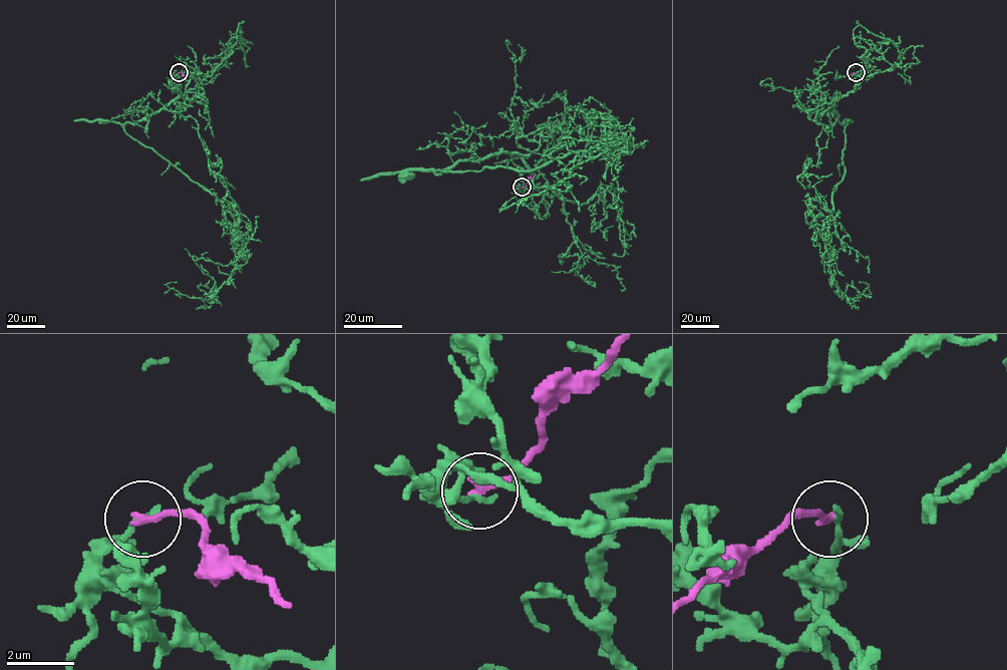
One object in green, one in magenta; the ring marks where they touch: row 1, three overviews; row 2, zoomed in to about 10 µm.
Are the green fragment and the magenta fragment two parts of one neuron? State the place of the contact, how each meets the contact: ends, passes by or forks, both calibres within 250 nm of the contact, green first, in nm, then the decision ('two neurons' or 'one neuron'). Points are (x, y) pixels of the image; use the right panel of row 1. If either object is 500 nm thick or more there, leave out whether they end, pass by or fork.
(856, 72) | green ends | magenta ends | 170/240 nm | two neurons

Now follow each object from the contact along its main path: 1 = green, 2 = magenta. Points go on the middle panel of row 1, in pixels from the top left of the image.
1: (522, 188), (537, 190), (516, 153), (436, 172), (535, 171), (603, 137), (621, 140), (504, 206), (519, 193)
2: (522, 188), (535, 174)

